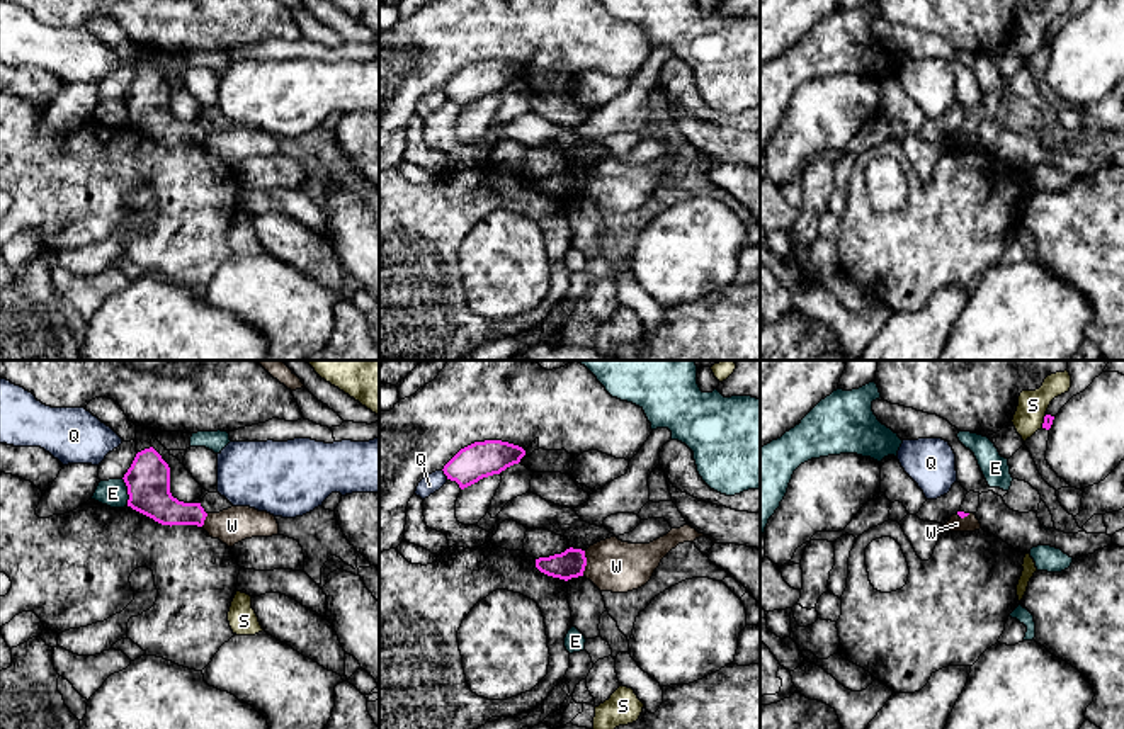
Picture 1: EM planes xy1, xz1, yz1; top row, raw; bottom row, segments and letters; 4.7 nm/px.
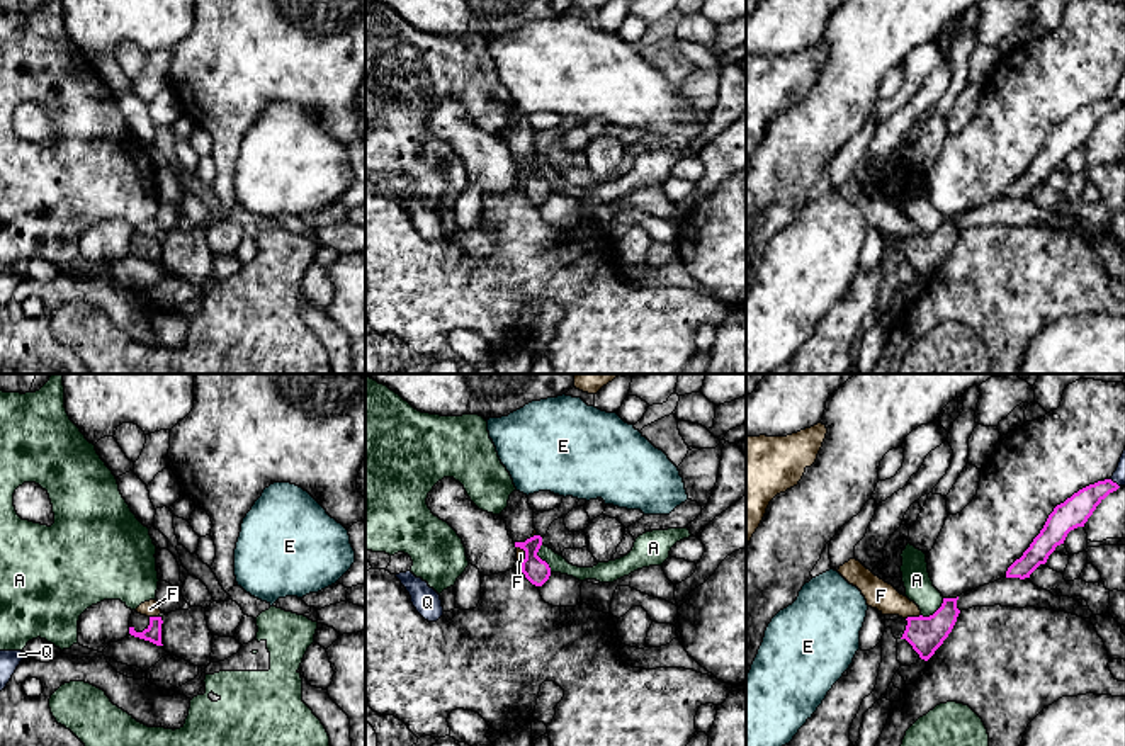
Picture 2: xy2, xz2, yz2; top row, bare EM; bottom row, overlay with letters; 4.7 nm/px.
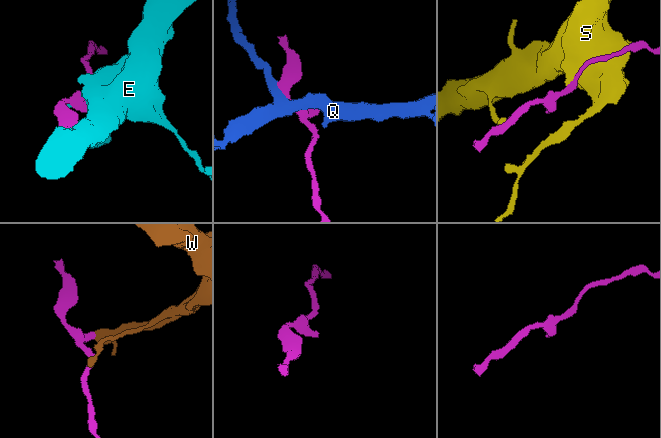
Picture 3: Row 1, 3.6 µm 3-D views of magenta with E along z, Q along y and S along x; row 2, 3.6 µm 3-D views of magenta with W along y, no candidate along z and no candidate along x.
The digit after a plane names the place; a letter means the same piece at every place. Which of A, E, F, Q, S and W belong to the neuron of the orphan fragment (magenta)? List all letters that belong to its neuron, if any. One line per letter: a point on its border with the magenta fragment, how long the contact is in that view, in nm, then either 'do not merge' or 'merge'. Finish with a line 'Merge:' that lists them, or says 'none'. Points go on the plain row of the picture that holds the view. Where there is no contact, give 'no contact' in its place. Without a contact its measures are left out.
A: contact xz2 (539, 177); length 140 nm; do not merge
E: contact xy1 (128, 111); length 140 nm; do not merge
F: contact yz2 (913, 237); length 80 nm; do not merge
Q: contact xz1 (444, 92); length 50 nm; do not merge
S: contact yz1 (1044, 41); length 70 nm; do not merge
W: contact xz1 (585, 182); length 120 nm; do not merge
Merge: none

